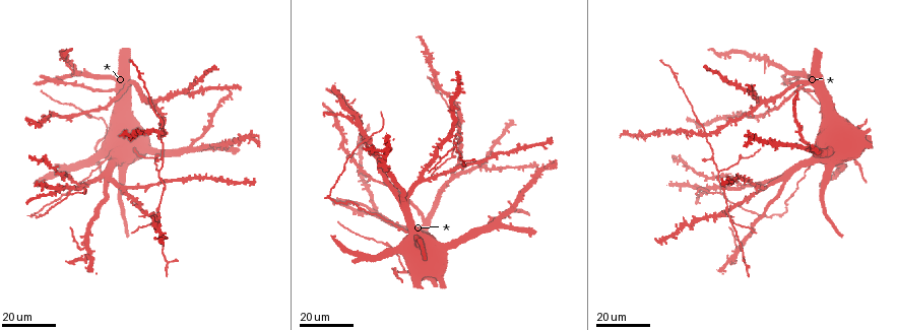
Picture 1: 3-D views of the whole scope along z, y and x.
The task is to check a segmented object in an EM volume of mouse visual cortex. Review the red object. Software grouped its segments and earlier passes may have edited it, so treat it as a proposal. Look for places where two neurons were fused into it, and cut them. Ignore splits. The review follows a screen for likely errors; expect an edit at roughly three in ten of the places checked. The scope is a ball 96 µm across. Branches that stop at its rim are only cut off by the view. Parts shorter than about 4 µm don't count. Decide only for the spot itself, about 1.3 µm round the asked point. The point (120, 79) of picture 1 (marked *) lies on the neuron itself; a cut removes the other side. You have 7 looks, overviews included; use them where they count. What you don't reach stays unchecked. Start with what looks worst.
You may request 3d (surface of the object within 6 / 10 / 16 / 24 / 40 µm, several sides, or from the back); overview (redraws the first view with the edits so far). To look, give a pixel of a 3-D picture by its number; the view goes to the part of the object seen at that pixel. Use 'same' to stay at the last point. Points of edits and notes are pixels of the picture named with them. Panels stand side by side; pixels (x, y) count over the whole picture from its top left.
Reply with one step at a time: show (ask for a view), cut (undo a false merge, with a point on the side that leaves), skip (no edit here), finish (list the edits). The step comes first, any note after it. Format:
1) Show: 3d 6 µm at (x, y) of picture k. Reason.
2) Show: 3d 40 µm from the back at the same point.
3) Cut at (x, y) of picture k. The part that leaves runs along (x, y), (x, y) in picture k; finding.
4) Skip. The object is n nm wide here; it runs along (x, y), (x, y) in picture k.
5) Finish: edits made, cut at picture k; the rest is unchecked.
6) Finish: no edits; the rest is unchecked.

Show: 3d 24 µm at (765, 60) of picture 1.

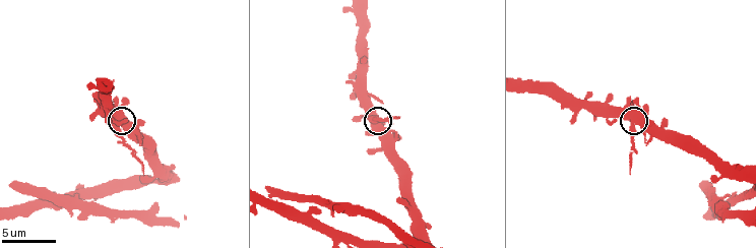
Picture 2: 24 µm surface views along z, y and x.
Show: 3d 6 µm at (371, 120) of picture 2. Closer look.

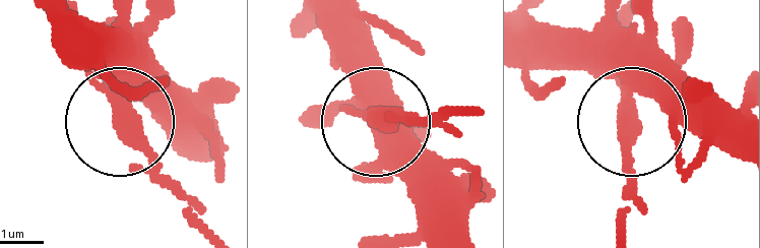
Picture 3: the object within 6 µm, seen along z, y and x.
Cut at (129, 166) of picture 3. Two neurons meet here.

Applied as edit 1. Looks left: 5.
Show: overview. Redraw.

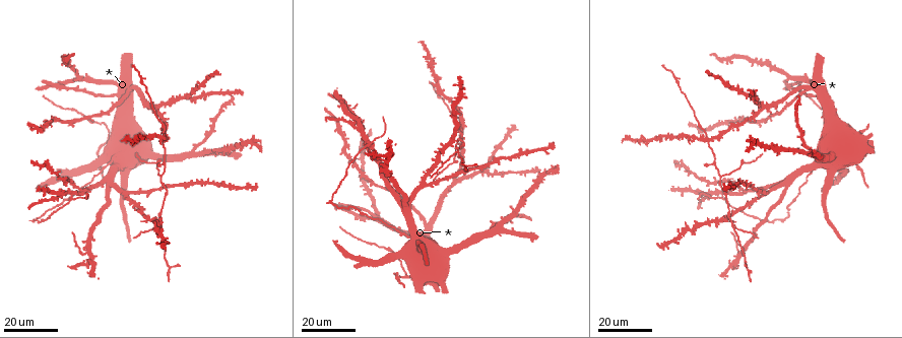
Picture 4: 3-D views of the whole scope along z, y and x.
Show: 3d 16 µm at (733, 225) of picture 4. Arms part here.

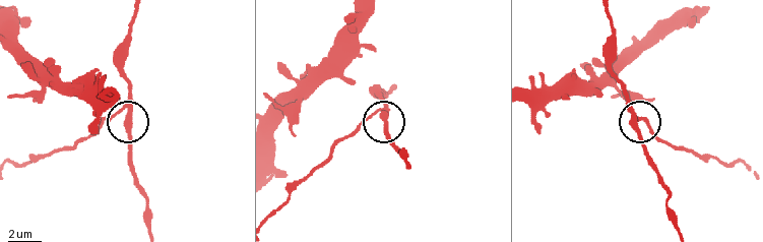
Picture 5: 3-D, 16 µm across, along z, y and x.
Show: 3d 6 µm at (122, 111) of picture 5.

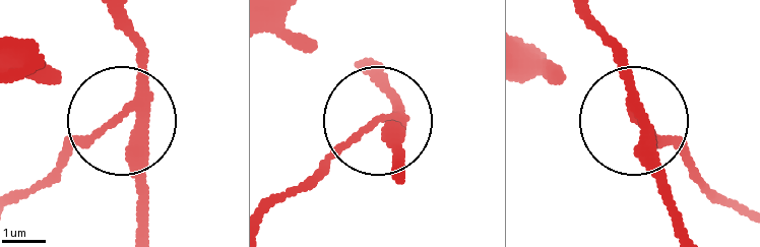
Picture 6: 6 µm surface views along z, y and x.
Cut at (92, 142) of picture 6. The part that leaves runs along (135, 102), (19, 196) in picture 6; two neurons meet here.

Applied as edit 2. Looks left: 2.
Finish: edits made, cut at picture 3, cut at picture 6; the rest is unchecked.

